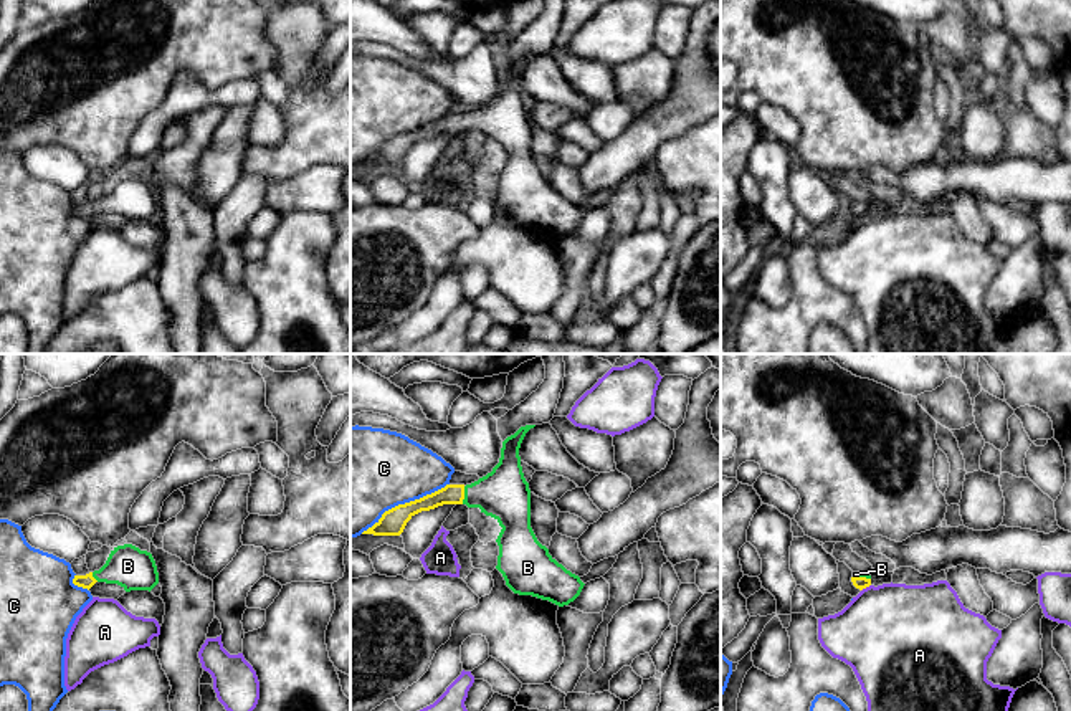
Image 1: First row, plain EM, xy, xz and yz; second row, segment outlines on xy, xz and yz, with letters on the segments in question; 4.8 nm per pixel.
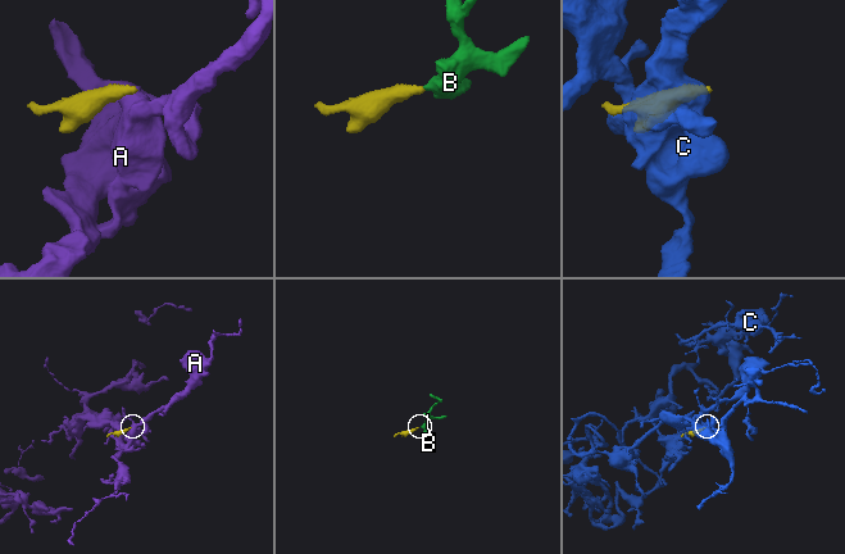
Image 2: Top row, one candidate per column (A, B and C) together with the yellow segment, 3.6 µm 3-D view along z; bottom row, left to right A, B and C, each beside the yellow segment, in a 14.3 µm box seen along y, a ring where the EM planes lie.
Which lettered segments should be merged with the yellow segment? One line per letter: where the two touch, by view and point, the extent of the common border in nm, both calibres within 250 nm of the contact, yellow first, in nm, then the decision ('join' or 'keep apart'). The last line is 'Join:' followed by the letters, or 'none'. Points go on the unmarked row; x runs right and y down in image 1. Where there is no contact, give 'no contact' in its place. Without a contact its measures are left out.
A: yz (865, 217) | 60 nm | 60/480 nm | keep apart
B: xz (463, 124) | 90 nm | 100/240 nm | join
C: xz (405, 133) | 500 nm | 130/420 nm | keep apart
Join: B

